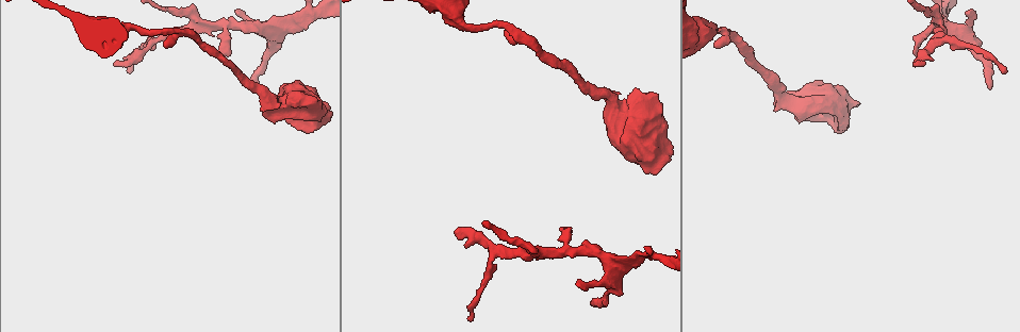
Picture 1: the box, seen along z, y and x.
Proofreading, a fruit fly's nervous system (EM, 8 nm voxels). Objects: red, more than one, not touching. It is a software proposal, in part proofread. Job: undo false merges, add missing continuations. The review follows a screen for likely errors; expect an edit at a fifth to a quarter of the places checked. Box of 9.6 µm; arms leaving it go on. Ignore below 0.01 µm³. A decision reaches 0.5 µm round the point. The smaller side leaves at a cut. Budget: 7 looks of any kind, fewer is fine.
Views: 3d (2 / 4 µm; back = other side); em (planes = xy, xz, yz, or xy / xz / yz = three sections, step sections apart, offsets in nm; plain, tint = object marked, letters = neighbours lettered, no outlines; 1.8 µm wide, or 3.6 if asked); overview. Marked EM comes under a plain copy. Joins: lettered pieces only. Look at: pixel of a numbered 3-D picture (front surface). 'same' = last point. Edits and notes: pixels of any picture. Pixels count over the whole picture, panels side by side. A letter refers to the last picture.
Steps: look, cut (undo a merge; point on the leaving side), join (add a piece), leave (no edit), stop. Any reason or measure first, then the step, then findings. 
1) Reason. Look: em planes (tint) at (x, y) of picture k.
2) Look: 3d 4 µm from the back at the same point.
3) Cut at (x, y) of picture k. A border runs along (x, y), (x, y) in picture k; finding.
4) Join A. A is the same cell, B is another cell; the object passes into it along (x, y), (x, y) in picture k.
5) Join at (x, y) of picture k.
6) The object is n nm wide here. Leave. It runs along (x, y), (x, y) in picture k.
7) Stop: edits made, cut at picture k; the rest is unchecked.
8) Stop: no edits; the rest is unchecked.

Sharp bend. Look: em xz step 4 (tint) at (501, 255) of picture 1.

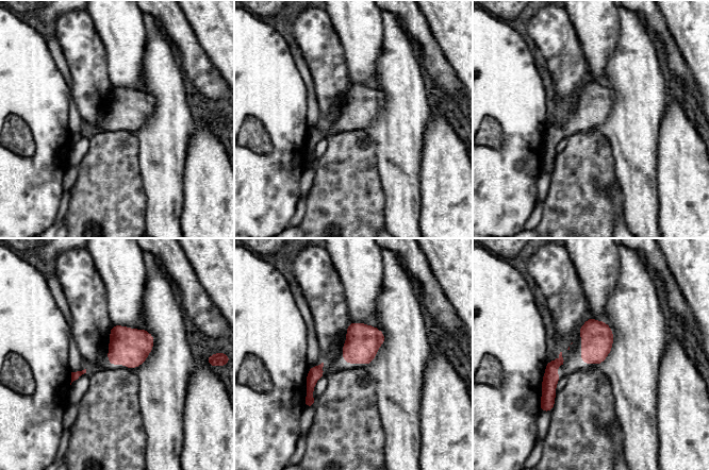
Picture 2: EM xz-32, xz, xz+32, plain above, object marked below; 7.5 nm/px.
Look: em xz step 4 (letters) at the same point.

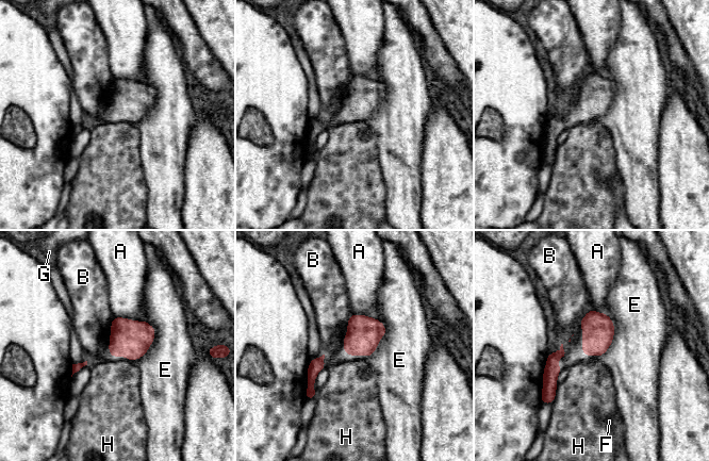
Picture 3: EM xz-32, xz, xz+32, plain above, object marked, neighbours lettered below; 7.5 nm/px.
The object is 240 nm wide here. Leave. A, B, E, F, G and H are other cells; a border runs along (146, 320), (154, 340), (132, 361) in picture 3; continuous, no second neuron.

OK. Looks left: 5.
Look: 3d 2 µm from the back at (918, 64) of picture 1.

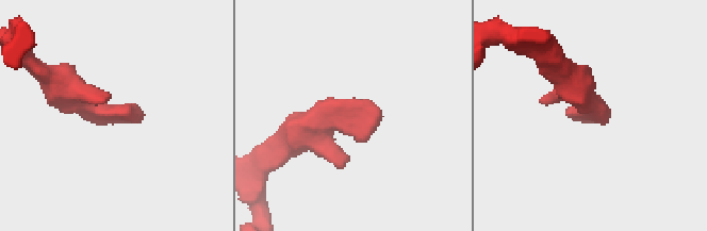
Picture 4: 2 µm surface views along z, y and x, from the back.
Look: em planes (letters) at (378, 114) of picture 4.

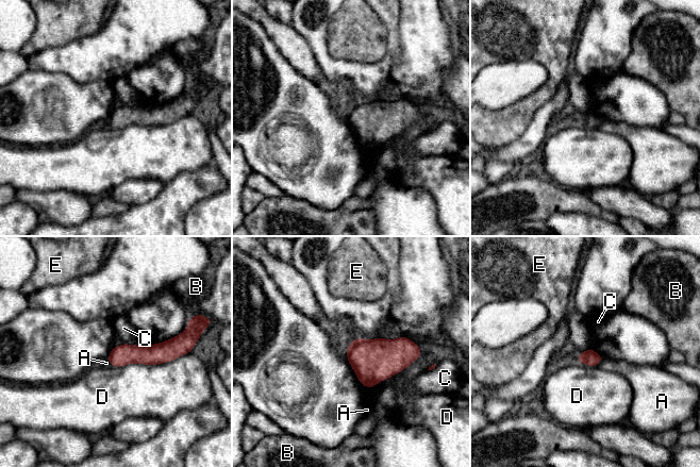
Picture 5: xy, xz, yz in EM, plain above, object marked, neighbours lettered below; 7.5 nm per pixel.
The object is 120 nm wide here. Leave. A, B, C, D and E are other cells; a border runs along (588, 347), (577, 355) in picture 5; no lettered piece goes on from it.

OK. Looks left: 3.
A fork. Look: em yz step 16 (tint) at (725, 32) of picture 1.

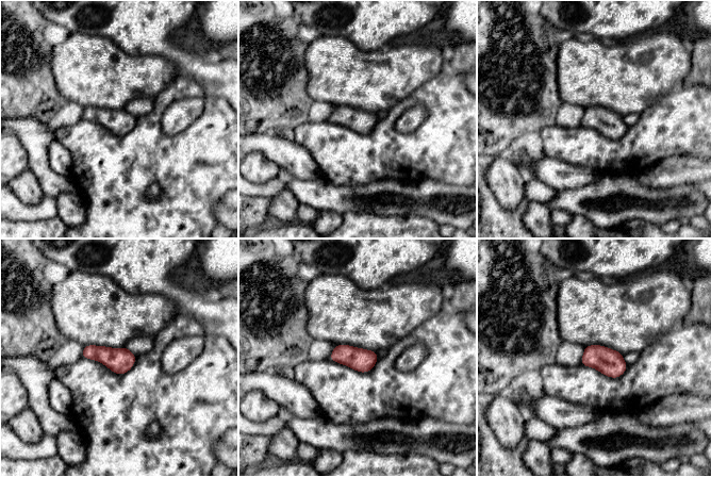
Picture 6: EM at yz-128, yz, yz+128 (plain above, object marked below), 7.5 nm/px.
Look: em planes (tint) at the same point.

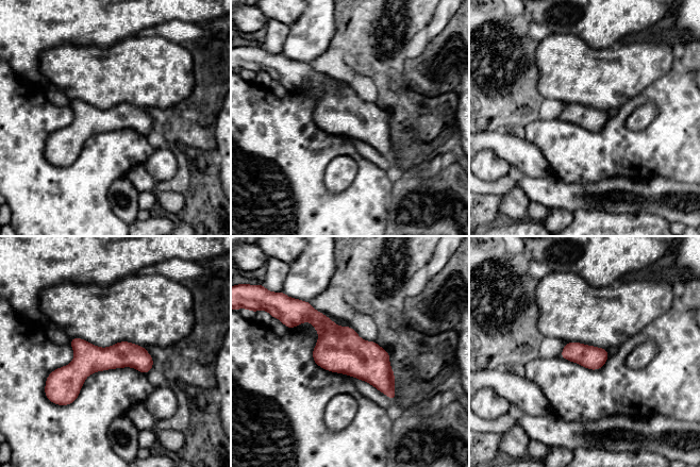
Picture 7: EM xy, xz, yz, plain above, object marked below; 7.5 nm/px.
See the neighbours. Look: em planes (letters) at the same point.

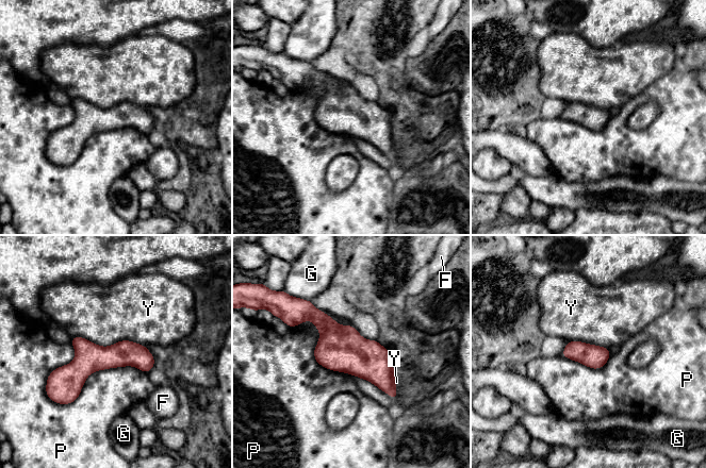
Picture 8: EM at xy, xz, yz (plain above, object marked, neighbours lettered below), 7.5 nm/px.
Leave. F, G, P and Y are other cells; a border runs along (72, 336), (146, 347) in picture 8; all the same neuron.

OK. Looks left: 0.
Stop: no edits; the rest is unchecked.

